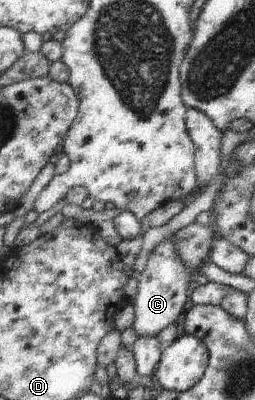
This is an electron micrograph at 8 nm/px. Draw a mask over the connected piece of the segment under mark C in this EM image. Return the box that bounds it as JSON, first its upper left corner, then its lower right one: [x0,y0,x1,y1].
[132,234,194,338]

